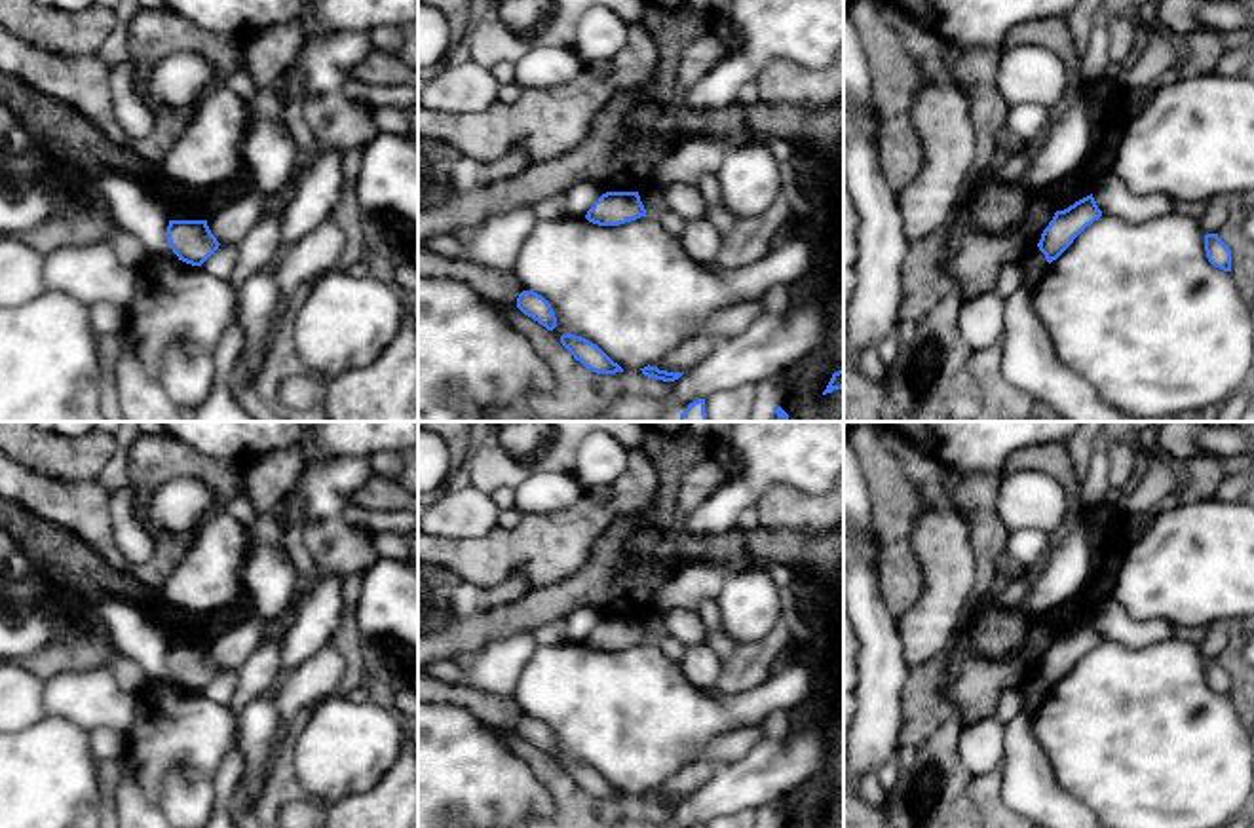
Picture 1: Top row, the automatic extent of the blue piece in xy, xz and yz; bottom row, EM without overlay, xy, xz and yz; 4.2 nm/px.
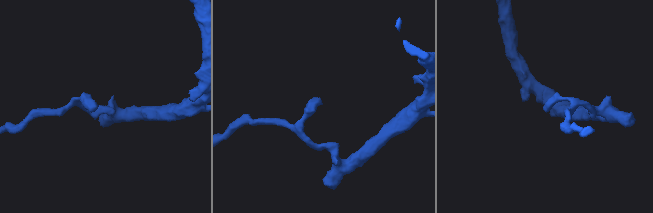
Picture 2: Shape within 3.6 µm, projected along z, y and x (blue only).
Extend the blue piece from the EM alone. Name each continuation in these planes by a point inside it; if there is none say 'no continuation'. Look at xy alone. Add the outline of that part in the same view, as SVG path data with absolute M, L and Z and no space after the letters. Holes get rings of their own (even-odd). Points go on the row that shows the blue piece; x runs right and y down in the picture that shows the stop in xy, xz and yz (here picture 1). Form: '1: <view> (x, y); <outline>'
no continuation

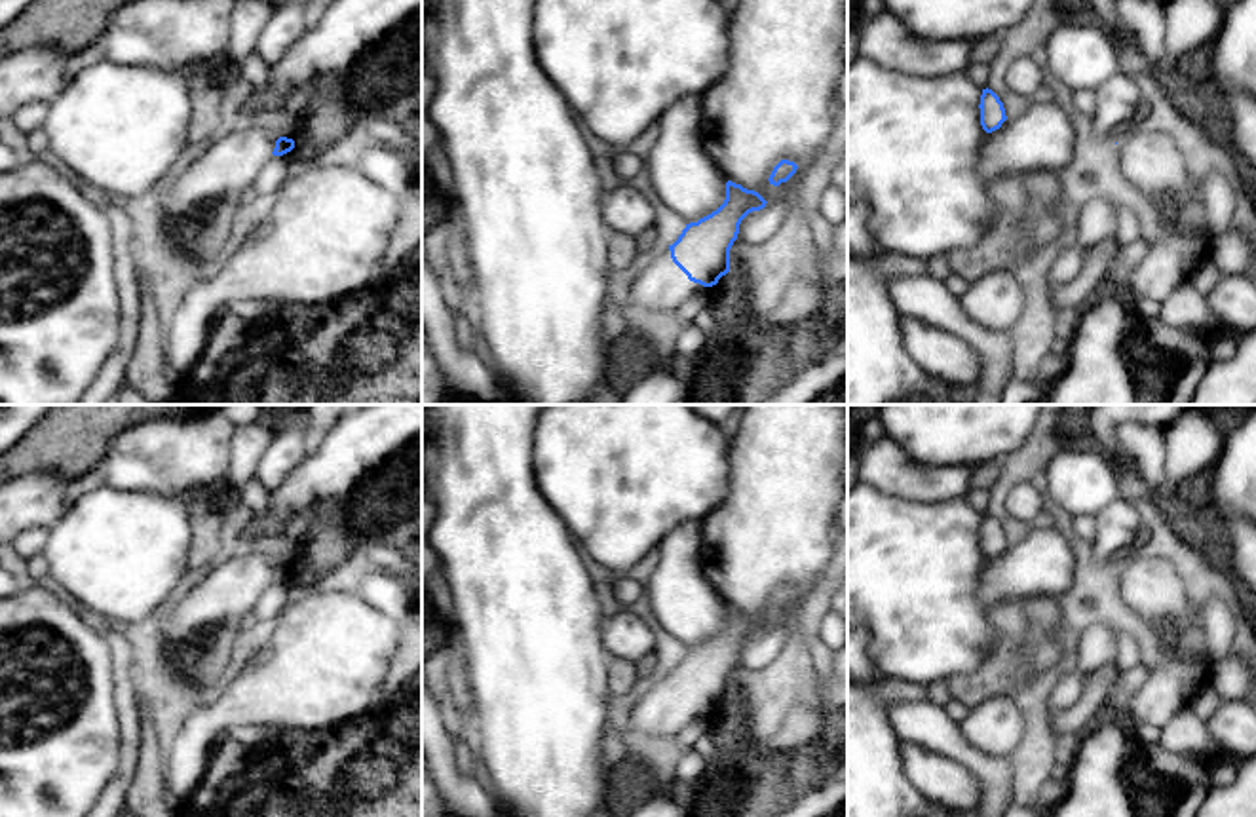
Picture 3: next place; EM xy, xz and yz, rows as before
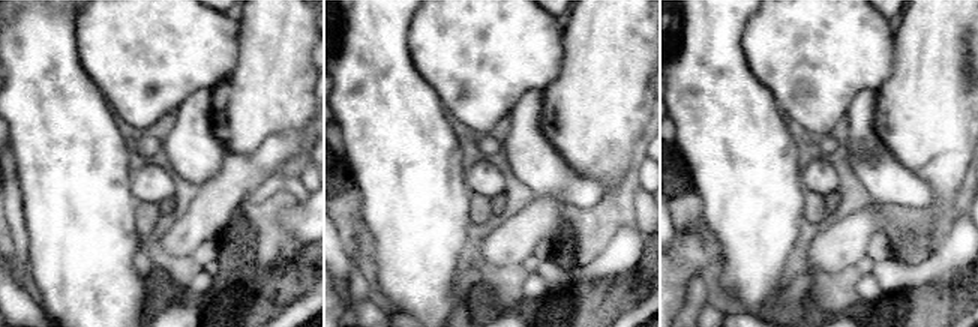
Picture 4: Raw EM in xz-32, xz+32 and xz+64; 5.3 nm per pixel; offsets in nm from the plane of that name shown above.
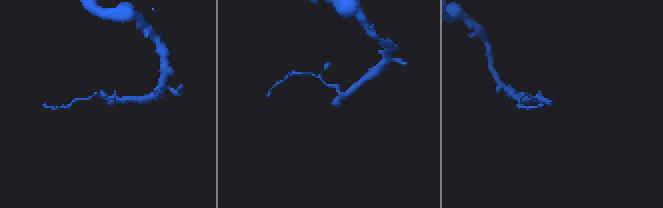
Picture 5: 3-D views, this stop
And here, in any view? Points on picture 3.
1: xz (658, 284); M669 247L650 253L635 272L618 285L618 306L633 304L644 310L690 310L697 291L673 262Z

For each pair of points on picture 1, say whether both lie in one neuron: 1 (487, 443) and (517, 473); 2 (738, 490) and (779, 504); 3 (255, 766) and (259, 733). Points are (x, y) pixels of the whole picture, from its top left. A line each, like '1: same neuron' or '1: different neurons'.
1: same neuron
2: different neurons
3: same neuron

